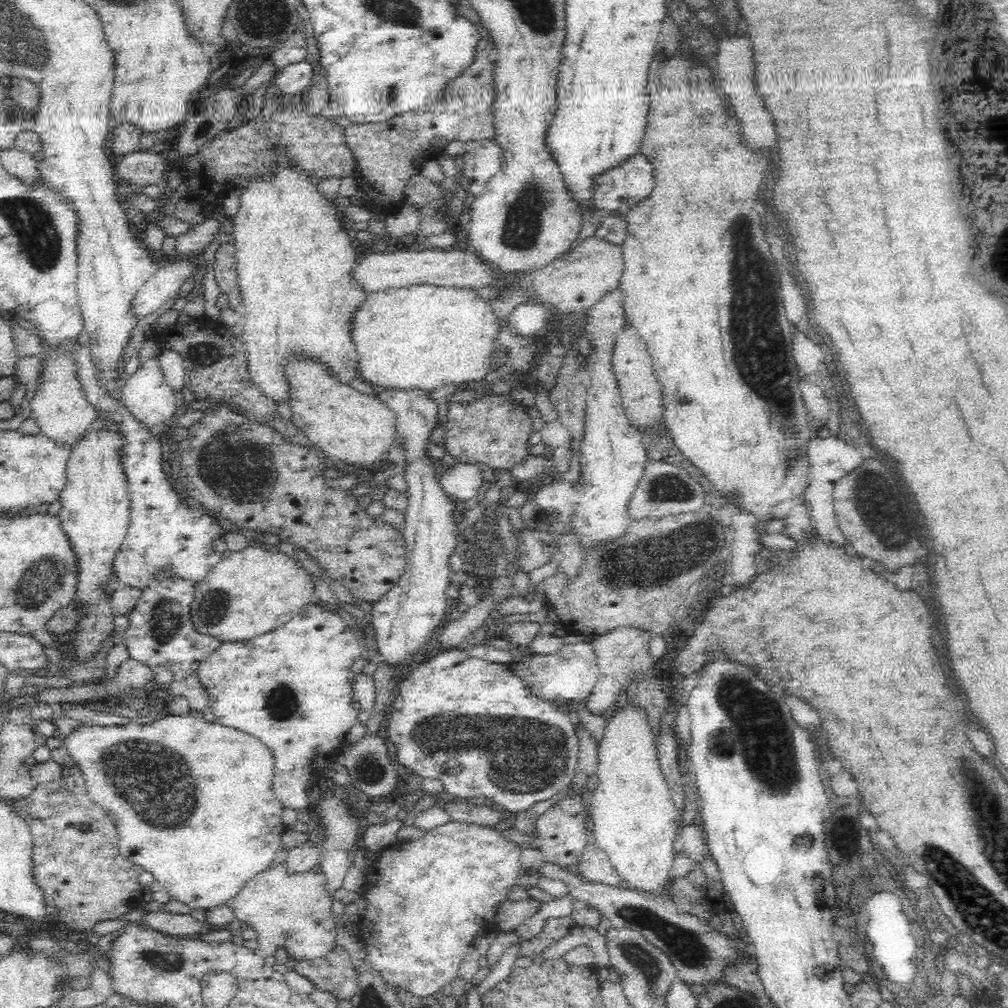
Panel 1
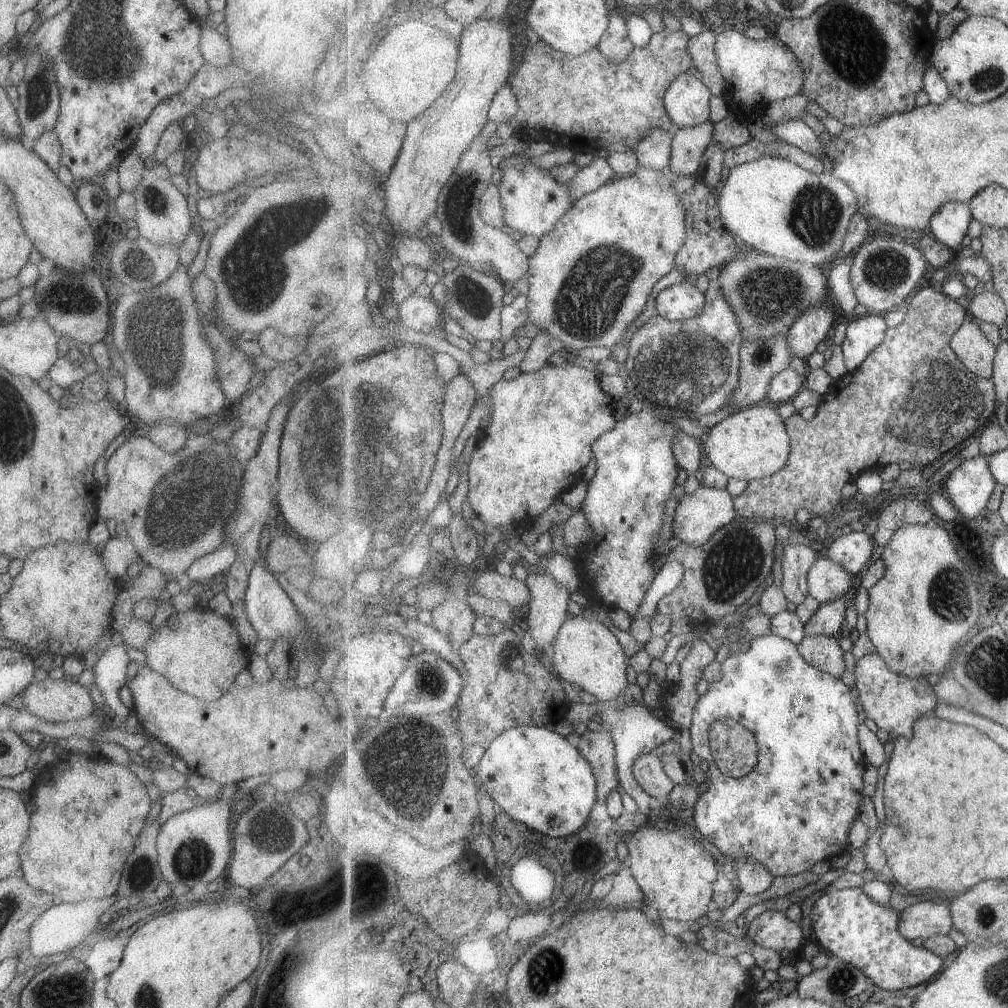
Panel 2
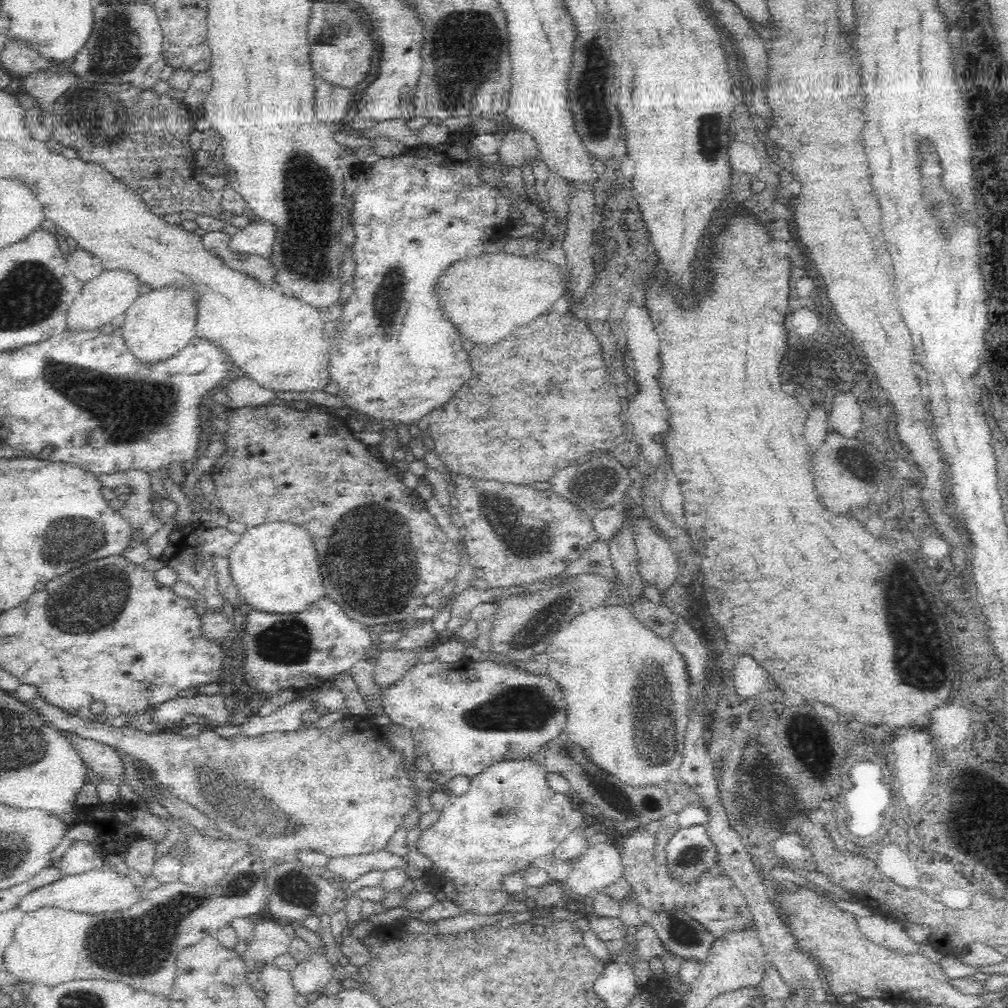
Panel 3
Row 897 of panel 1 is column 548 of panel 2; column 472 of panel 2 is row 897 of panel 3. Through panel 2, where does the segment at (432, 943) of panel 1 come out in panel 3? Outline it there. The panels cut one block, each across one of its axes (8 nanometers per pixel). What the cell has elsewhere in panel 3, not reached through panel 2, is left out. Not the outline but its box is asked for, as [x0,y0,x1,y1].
[415,756,586,914]

